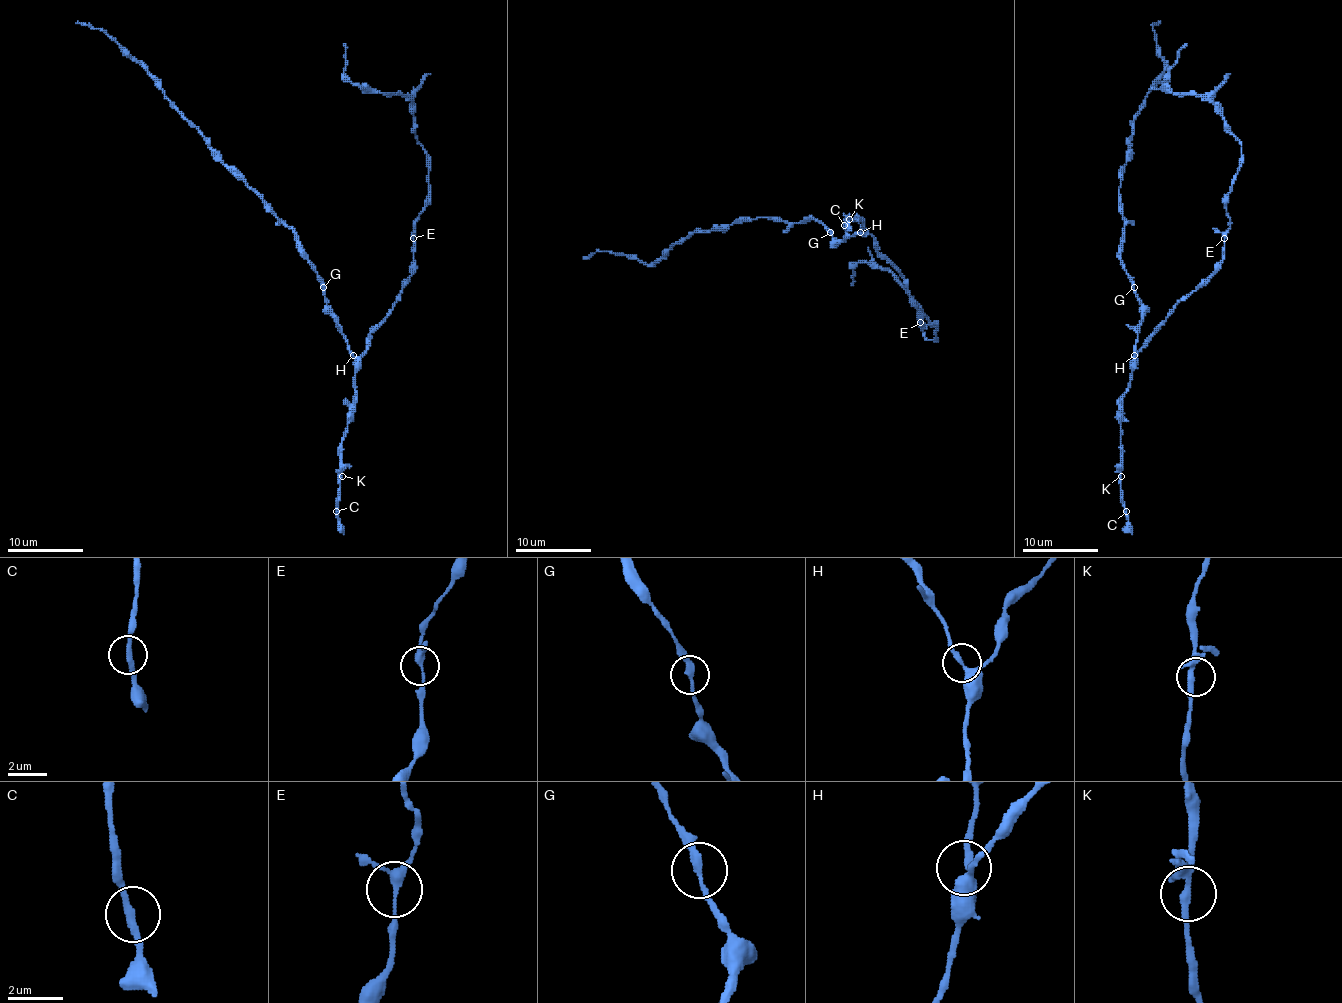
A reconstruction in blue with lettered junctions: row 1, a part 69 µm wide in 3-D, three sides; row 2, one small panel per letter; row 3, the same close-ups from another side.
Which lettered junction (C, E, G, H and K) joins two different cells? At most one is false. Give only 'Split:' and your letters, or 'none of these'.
Split: none of these

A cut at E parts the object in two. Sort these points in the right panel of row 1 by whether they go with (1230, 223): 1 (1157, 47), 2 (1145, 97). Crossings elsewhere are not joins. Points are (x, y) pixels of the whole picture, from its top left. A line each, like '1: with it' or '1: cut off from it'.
1: cut off from it
2: cut off from it

